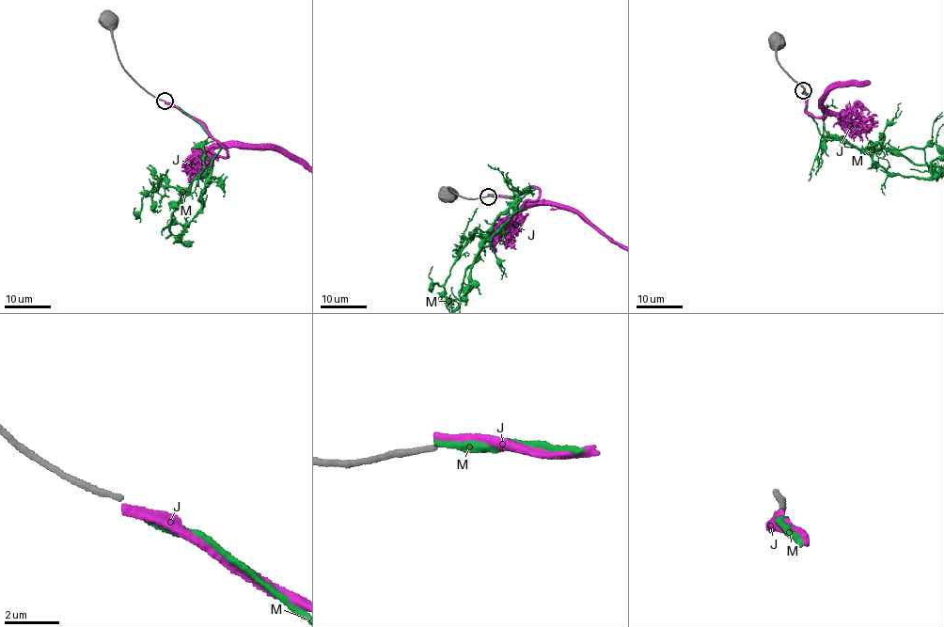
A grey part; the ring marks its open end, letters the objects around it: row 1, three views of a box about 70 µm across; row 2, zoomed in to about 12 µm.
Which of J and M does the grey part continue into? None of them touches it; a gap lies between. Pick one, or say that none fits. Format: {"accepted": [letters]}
{"accepted": []}

